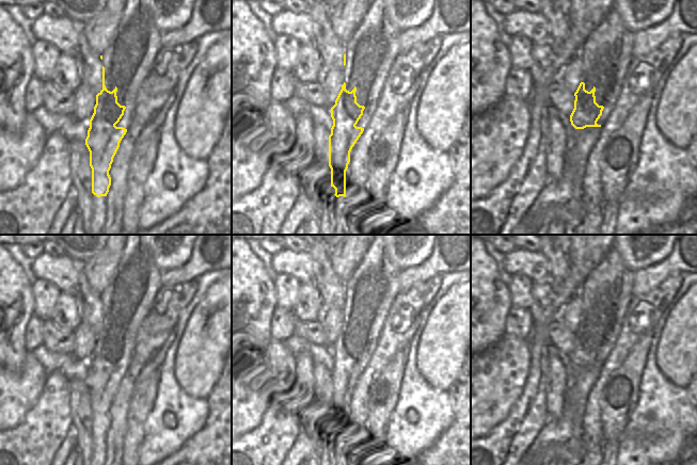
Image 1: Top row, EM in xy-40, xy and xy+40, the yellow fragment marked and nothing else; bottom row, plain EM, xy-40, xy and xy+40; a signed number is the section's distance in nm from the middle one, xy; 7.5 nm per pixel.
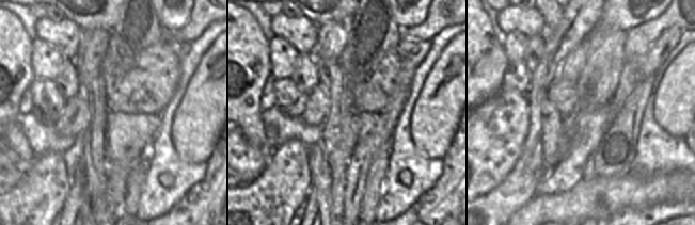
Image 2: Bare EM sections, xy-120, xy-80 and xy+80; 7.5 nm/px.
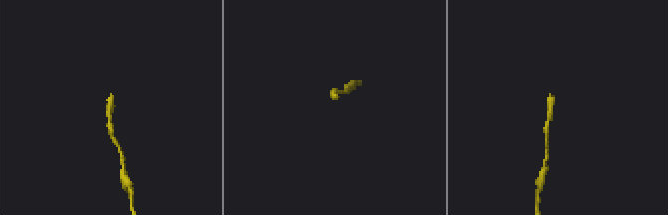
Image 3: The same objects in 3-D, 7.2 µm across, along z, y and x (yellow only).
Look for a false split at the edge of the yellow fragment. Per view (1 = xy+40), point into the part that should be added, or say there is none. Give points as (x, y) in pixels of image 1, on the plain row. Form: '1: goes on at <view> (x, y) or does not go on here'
1: does not go on here

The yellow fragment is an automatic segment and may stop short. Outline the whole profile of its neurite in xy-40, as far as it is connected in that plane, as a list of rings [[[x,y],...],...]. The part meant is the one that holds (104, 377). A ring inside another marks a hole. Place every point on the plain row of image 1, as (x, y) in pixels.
[[[76,261],[76,264],[79,277],[76,292],[81,303],[81,318],[96,334],[85,384],[90,390],[92,432],[100,436],[107,435],[109,431],[109,410],[120,382],[127,371],[127,368],[115,365],[124,354],[126,346],[117,341],[117,326],[110,331],[105,324],[102,294],[90,286],[85,277],[85,263]]]

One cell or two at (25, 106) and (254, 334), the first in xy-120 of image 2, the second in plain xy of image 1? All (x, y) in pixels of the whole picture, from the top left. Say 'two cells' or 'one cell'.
two cells

